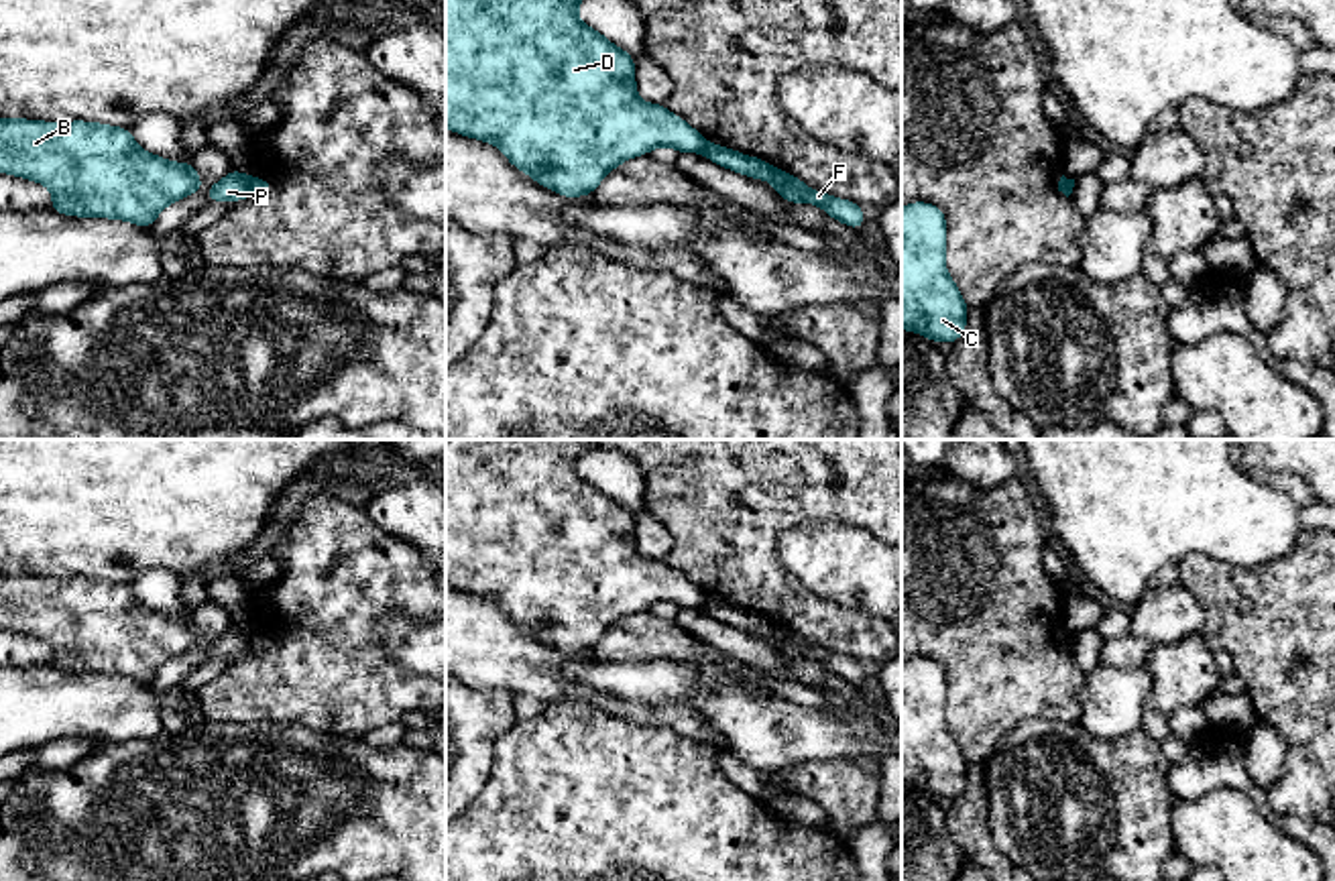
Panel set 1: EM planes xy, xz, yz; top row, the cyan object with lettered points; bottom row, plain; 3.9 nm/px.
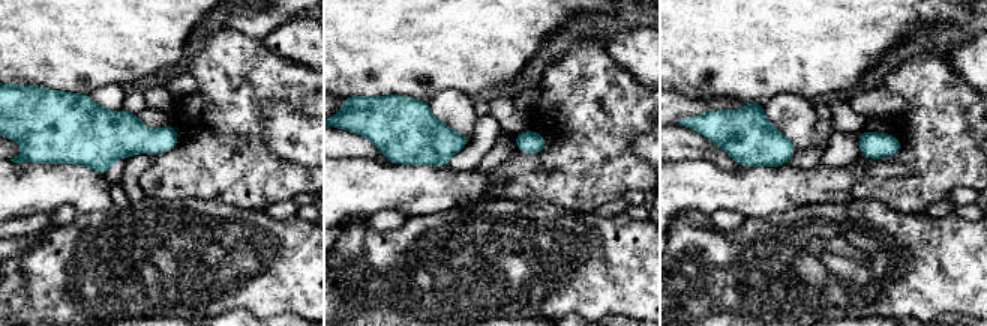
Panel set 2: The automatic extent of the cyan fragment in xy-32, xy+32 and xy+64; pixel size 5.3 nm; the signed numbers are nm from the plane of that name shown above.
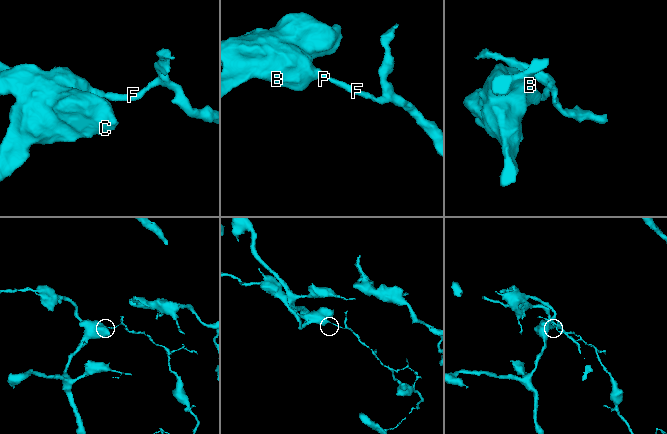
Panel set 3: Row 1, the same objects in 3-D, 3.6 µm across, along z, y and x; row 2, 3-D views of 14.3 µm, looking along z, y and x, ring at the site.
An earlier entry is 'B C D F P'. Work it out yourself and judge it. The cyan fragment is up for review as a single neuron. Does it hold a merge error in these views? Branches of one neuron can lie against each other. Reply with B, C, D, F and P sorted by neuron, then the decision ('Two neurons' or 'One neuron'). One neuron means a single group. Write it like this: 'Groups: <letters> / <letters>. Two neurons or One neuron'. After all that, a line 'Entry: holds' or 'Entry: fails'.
Groups: B C D P / F. Two neurons
Entry: fails

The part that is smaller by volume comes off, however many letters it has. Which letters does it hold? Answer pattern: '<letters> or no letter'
F

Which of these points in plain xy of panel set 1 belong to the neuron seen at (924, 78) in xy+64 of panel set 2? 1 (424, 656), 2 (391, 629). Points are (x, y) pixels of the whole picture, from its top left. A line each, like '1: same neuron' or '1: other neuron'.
1: other neuron
2: other neuron

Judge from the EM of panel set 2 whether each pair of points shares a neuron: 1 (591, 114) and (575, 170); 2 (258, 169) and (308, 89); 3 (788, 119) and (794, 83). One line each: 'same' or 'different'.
1: same
2: same
3: different

